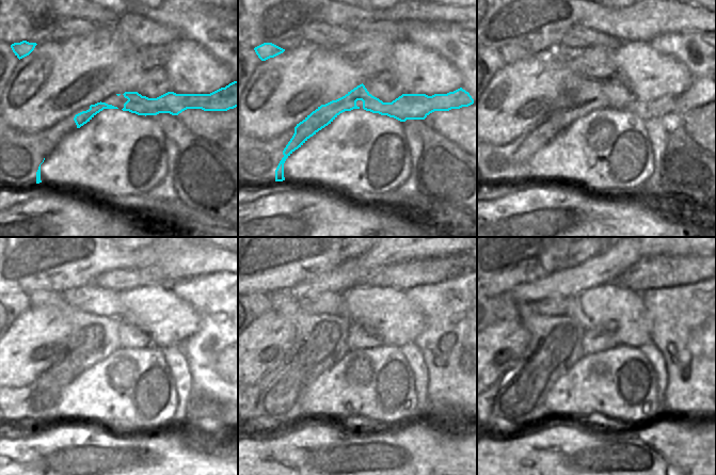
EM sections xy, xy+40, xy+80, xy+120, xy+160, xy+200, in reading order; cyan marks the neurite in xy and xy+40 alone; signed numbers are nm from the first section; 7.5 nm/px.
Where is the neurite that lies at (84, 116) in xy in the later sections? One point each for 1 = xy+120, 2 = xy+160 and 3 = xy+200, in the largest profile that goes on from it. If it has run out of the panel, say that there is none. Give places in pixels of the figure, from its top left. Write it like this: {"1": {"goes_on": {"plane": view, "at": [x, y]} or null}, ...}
{"1": {"goes_on": {"plane": "xy+120", "at": [94, 337]}}, "2": {"goes_on": {"plane": "xy+160", "at": [321, 341]}}, "3": {"goes_on": {"plane": "xy+200", "at": [556, 344]}}}

